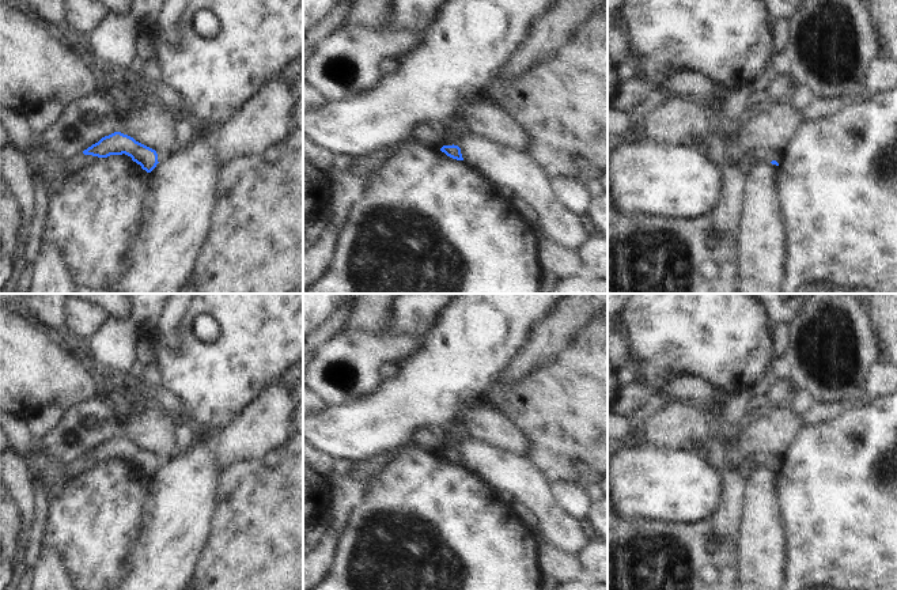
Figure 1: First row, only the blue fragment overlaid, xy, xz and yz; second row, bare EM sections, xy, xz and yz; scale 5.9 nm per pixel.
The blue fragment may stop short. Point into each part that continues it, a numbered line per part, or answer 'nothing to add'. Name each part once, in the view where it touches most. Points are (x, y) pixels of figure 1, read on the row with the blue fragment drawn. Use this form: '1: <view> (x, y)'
nothing to add

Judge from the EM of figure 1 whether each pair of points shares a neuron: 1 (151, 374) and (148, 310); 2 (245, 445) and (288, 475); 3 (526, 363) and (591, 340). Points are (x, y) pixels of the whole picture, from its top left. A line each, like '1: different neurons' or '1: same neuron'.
1: different neurons
2: different neurons
3: different neurons

